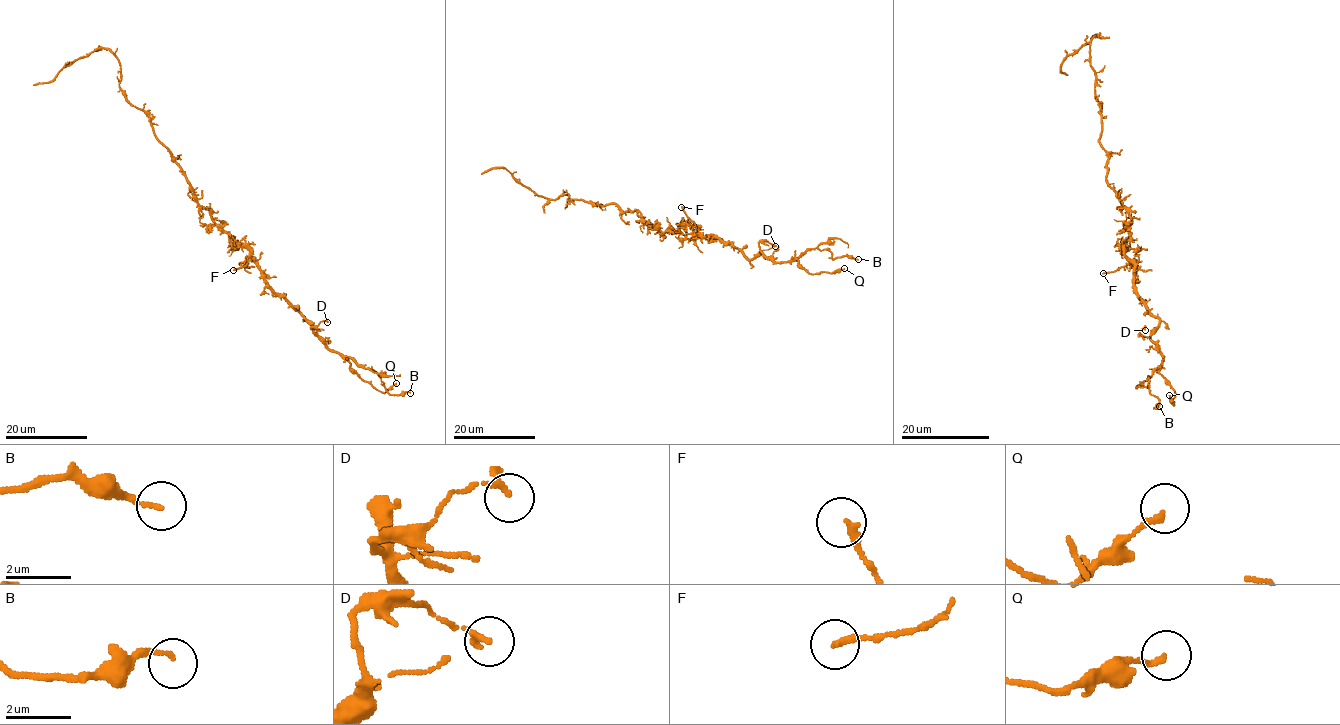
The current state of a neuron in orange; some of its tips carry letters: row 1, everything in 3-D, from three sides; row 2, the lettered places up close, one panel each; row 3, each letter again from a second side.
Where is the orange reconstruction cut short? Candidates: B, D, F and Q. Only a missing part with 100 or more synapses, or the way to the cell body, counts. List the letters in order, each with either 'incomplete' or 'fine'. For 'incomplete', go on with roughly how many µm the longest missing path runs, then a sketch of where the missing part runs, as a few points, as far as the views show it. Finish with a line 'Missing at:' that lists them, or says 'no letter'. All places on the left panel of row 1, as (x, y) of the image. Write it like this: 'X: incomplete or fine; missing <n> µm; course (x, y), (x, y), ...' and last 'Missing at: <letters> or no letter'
B: fine
D: fine
F: fine
Q: fine
Missing at: no letter

